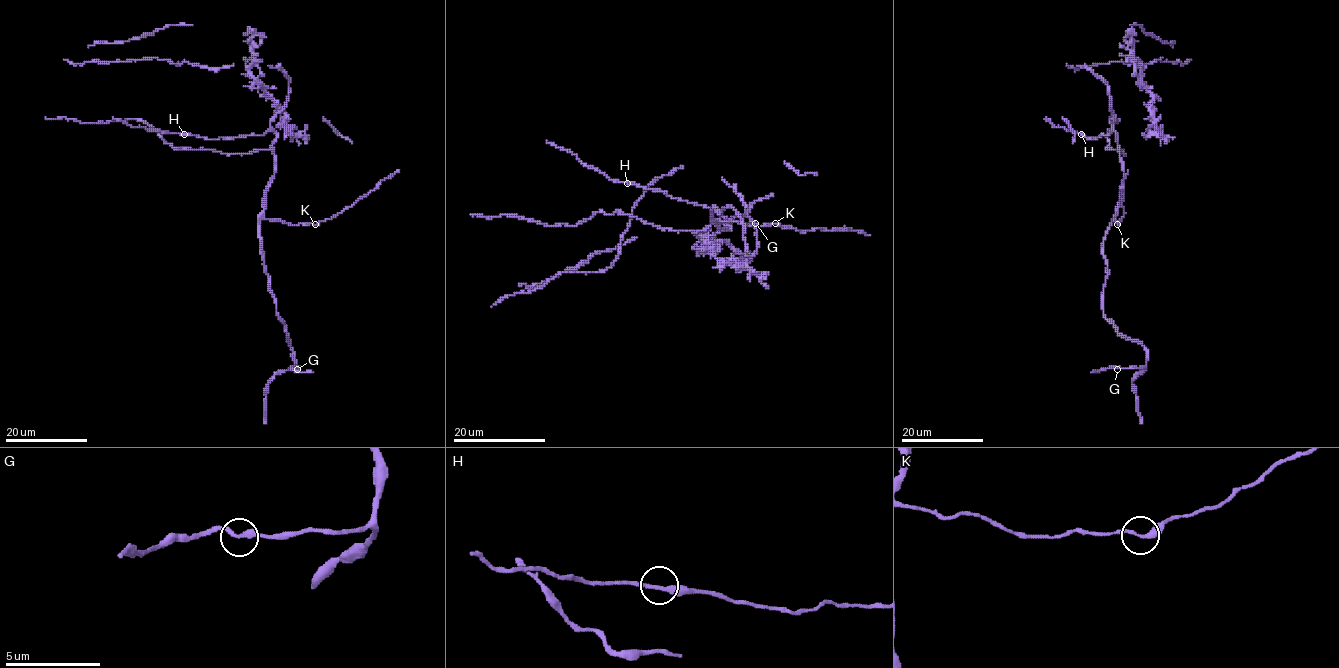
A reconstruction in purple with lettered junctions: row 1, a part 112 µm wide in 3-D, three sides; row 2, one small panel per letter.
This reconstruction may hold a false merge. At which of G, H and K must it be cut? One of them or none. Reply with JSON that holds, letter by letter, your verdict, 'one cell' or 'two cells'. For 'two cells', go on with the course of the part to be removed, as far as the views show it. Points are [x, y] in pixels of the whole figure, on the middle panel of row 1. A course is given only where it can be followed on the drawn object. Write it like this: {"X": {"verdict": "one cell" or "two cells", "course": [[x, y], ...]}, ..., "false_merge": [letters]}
{"G": {"verdict": "one cell"}, "H": {"verdict": "one cell"}, "K": {"verdict": "one cell"}, "false_merge": []}

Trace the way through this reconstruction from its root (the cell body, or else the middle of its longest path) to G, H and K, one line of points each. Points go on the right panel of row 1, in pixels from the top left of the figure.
G: (1103, 80), (1123, 166), (1121, 200), (1103, 243), (1103, 311), (1147, 352), (1144, 367), (1117, 369)
H: (1103, 80), (1108, 87), (1113, 128), (1108, 135), (1088, 140), (1081, 134)
K: (1103, 80), (1108, 87), (1113, 131), (1123, 166), (1121, 200), (1114, 217), (1117, 225)

